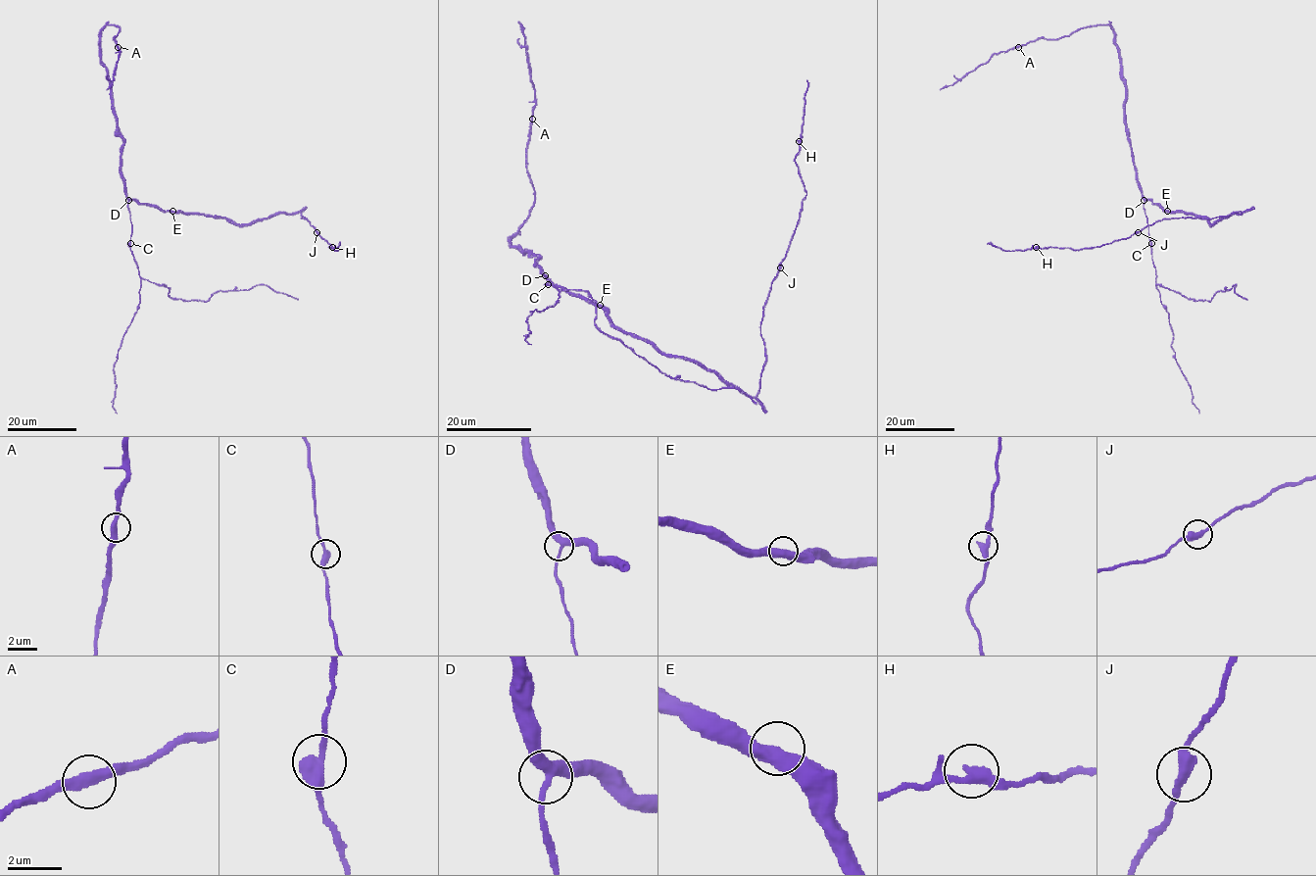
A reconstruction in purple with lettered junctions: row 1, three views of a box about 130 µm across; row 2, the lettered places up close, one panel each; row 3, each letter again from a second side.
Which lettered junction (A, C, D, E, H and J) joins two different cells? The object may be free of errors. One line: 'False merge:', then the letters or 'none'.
False merge: none

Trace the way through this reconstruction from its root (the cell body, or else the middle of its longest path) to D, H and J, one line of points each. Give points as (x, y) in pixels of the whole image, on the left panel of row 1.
D: (171, 212), (128, 200)
H: (171, 212), (219, 216), (240, 224), (299, 212), (322, 238), (338, 250), (332, 247)
J: (171, 212), (219, 216), (240, 224), (299, 212), (316, 232)

